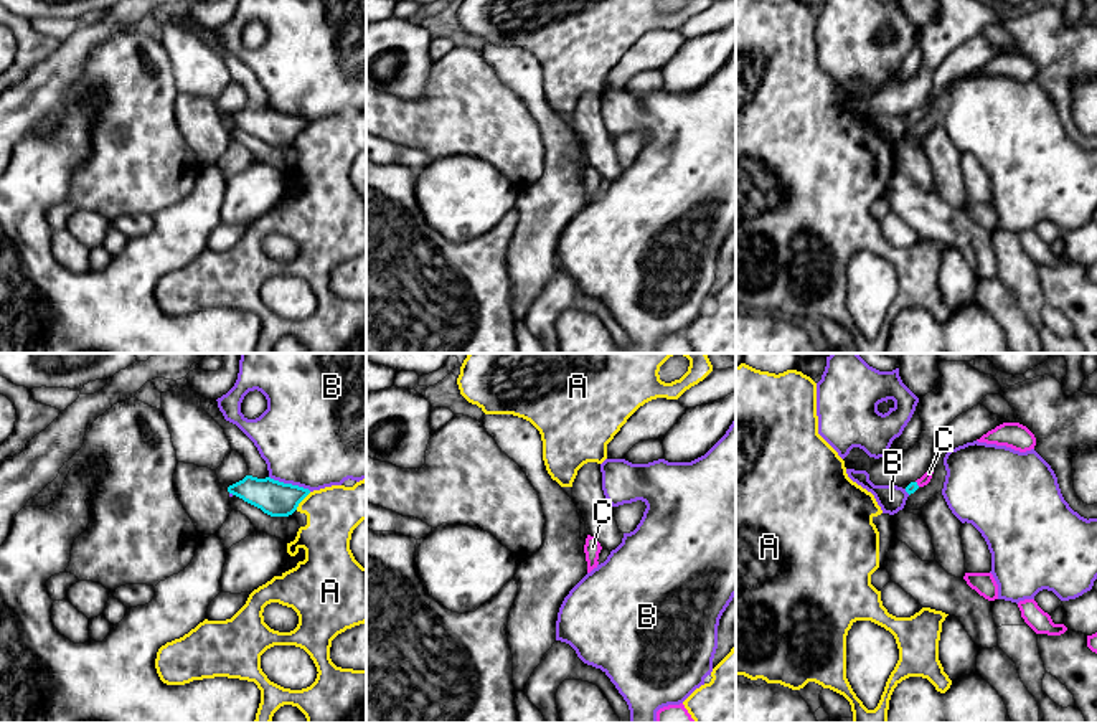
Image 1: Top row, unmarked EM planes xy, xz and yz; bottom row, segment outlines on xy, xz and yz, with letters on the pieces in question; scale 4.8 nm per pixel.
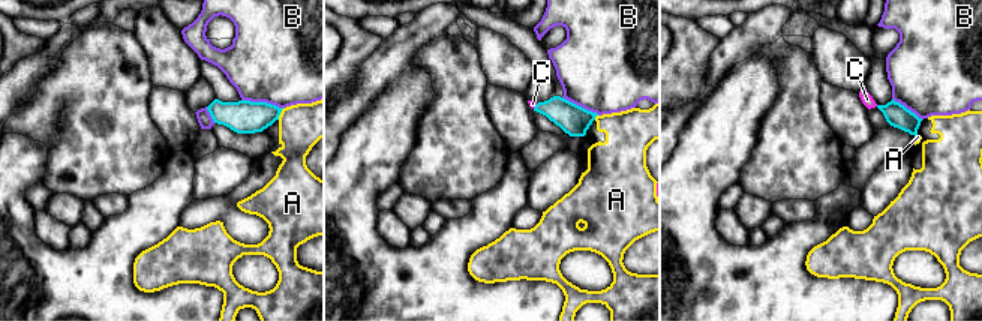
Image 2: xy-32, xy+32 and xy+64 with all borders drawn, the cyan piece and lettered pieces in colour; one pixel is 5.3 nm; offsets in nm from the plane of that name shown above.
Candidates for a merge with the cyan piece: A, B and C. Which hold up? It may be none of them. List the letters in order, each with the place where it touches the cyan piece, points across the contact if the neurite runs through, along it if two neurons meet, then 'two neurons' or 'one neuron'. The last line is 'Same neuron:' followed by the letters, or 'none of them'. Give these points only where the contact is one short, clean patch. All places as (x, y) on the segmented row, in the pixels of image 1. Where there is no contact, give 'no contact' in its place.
A: meets cyan in xy at (302, 499); two neurons
B: meets cyan in xy at (291, 484); two neurons
C: meets cyan in yz at (916, 484); runs through yz (913, 486), (916, 484), (927, 476); one neuron
Same neuron: C

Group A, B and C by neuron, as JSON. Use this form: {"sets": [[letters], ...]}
{"sets": [["A"], ["B"], ["C"]]}

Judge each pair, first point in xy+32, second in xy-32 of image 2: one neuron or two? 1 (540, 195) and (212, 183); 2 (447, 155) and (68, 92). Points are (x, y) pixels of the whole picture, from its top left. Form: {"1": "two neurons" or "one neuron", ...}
{"1": "one neuron", "2": "one neuron"}

